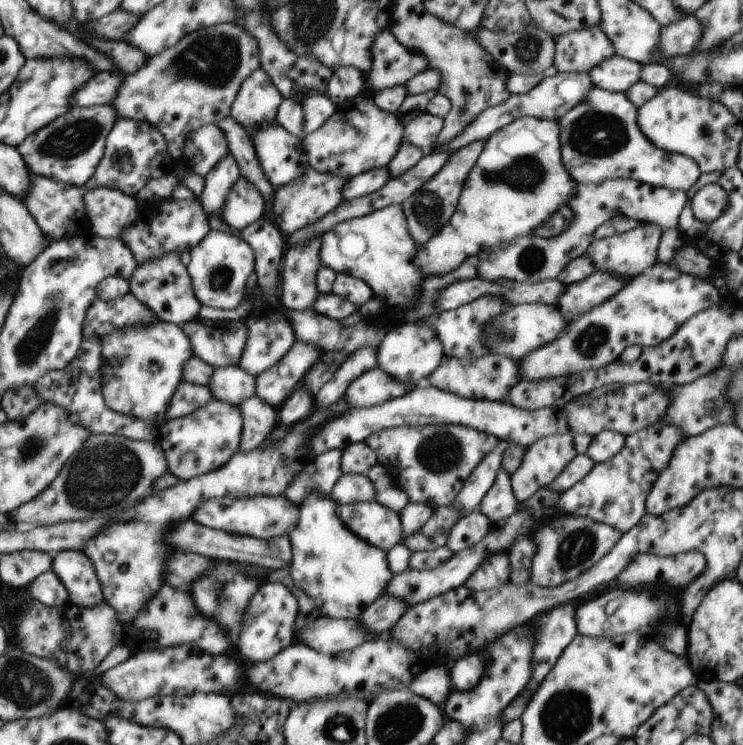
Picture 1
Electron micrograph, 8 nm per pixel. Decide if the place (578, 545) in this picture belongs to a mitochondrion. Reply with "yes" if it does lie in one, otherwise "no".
yes

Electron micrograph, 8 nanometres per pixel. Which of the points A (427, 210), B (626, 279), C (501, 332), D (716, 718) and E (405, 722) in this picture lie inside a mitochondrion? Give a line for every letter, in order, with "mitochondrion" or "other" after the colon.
A: mitochondrion
B: other
C: mitochondrion
D: other
E: mitochondrion

